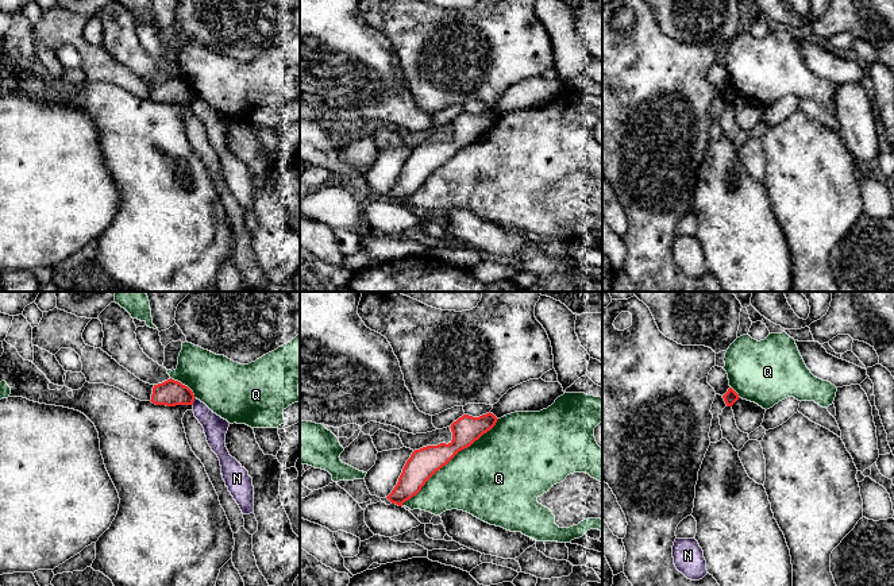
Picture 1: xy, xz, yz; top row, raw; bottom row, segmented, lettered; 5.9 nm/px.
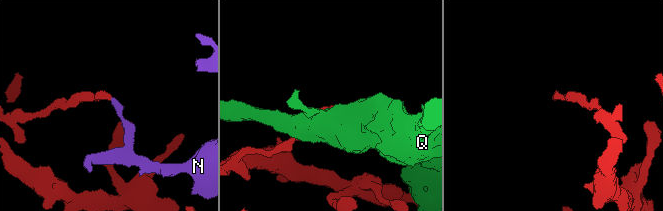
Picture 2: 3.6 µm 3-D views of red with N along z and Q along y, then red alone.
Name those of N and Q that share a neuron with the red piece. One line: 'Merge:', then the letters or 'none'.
Merge: none

